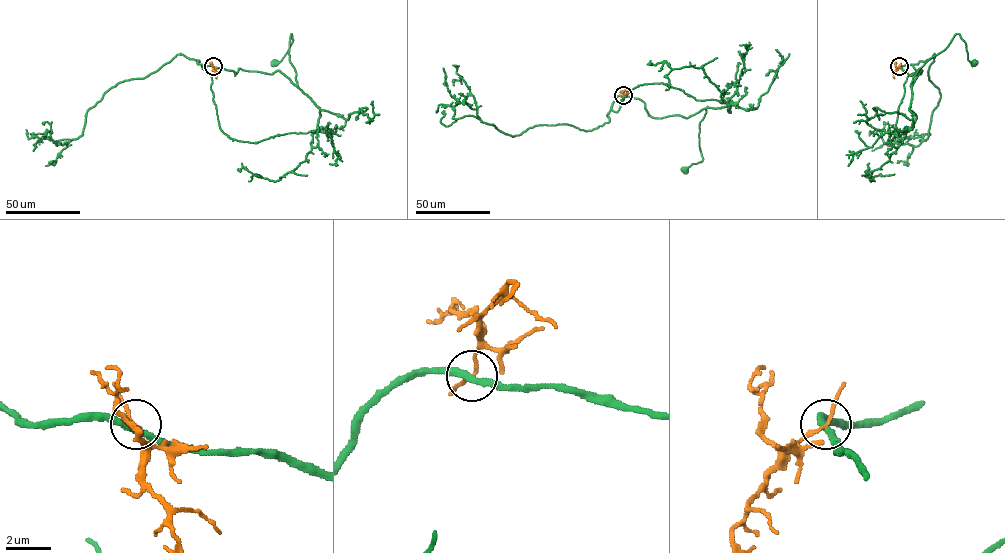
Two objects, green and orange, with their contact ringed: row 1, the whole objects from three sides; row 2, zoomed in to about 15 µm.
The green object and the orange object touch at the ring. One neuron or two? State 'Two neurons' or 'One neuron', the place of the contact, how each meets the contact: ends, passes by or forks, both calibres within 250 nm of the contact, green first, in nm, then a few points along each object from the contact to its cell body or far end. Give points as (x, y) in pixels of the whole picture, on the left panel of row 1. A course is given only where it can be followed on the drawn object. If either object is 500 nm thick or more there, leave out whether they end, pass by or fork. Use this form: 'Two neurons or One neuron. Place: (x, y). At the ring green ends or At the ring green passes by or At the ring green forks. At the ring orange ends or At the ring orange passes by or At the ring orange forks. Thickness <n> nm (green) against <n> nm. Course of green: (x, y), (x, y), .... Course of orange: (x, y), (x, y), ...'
Two neurons. Place: (213, 66). At the ring green passes by. At the ring orange passes by. Thickness 280 nm (green) against 130 nm. Course of green: (213, 66), (235, 75), (239, 69), (279, 70), (297, 87), (289, 61), (291, 34), (289, 49), (275, 62). Course of orange: (213, 66), (216, 78)

